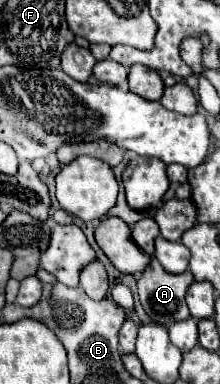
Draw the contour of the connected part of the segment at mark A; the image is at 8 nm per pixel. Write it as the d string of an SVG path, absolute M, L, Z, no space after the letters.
M153 258L143 276L137 280L141 306L153 322L165 328L187 320L191 314L185 304L185 294L191 282L193 276L189 270L183 274L171 274L163 270L157 258Z

